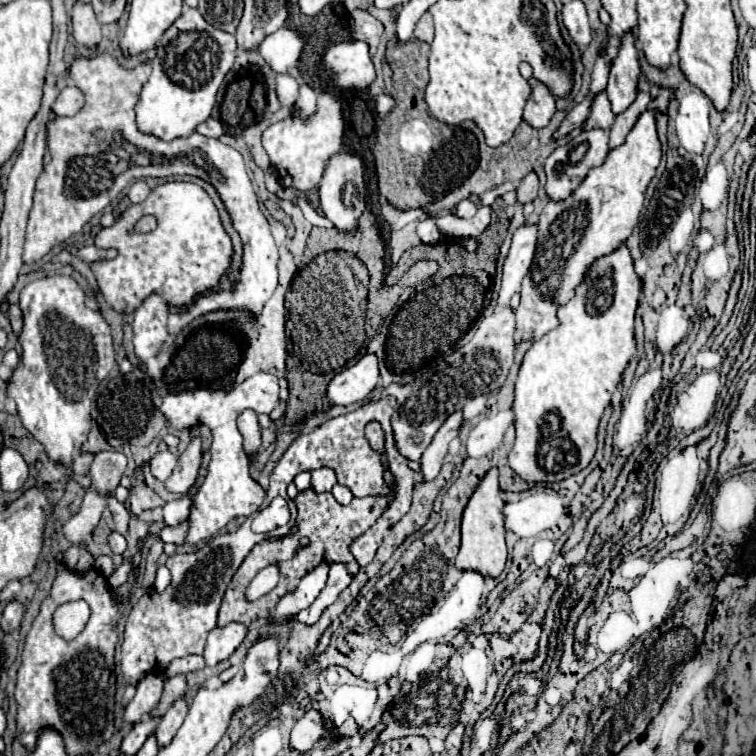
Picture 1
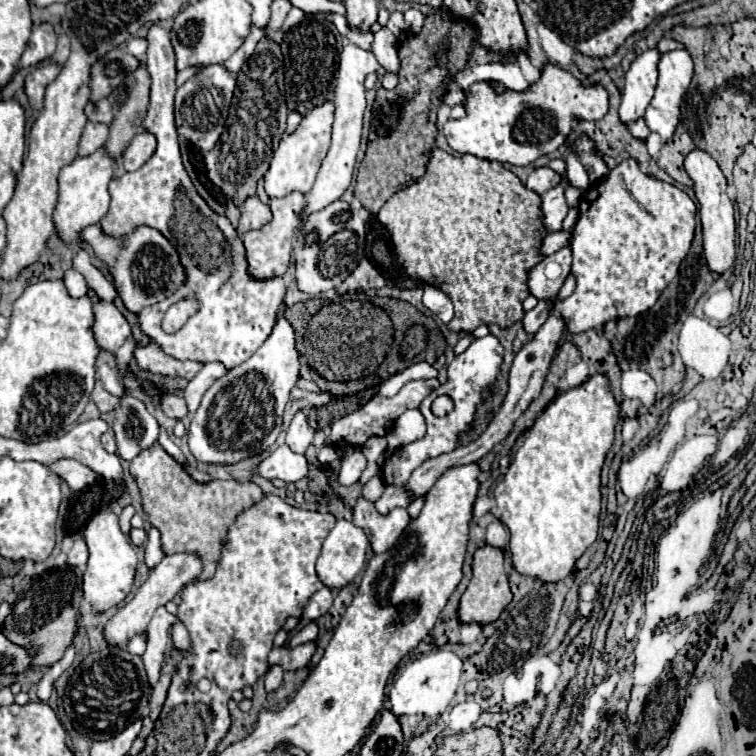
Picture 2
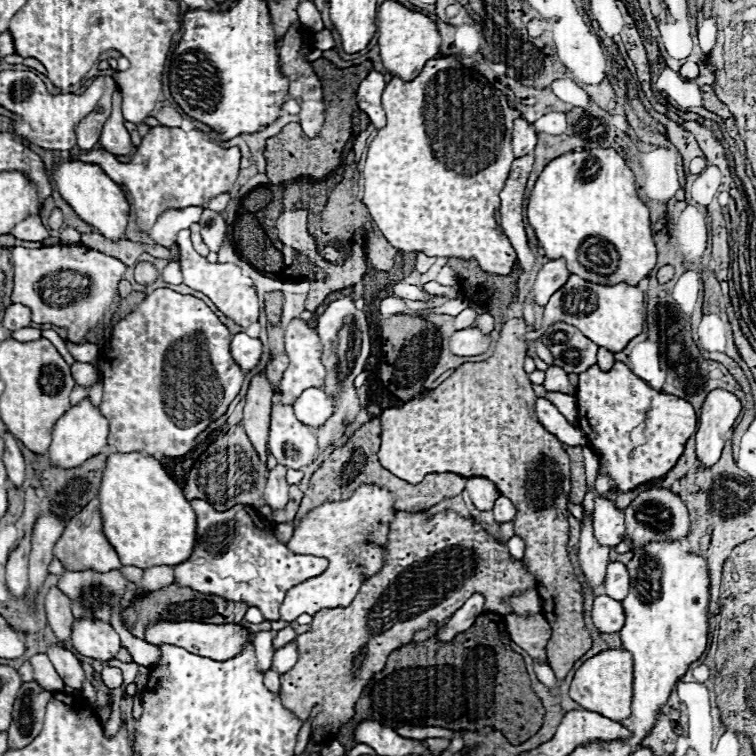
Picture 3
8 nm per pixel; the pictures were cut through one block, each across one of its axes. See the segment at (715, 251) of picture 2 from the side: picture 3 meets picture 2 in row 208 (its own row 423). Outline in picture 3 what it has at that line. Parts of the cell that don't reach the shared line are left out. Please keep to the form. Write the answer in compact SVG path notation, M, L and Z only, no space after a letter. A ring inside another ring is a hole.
M714 390L704 400L700 424L694 436L696 456L704 468L710 468L720 460L726 444L726 434L732 430L740 408L740 400L726 390Z

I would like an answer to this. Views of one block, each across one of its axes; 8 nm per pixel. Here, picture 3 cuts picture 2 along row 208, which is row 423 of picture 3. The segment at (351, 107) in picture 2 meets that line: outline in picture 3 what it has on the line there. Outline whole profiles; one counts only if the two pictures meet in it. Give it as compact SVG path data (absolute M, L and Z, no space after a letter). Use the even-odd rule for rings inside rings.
M306 388L292 406L296 418L306 426L320 426L334 412L334 400L328 398L320 388Z

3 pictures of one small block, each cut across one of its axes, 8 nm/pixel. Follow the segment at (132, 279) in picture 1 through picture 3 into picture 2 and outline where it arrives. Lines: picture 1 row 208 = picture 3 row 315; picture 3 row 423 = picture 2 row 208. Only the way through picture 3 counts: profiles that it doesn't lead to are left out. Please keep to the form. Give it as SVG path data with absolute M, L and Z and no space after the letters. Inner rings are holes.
M152 24L146 32L146 62L152 76L150 106L142 128L156 136L156 152L138 170L114 178L110 190L110 210L102 218L102 230L112 238L124 238L140 226L156 228L178 252L186 280L166 300L146 306L138 312L140 330L162 348L164 354L176 360L192 360L200 364L220 362L228 370L250 358L270 336L274 316L284 304L286 282L282 276L258 280L248 272L246 250L240 236L226 216L218 216L204 198L196 192L180 154L178 132L174 124L174 94L176 94L176 62L170 44L170 32ZM192 296L200 302L200 310L174 334L166 334L160 326L164 312L178 300Z

